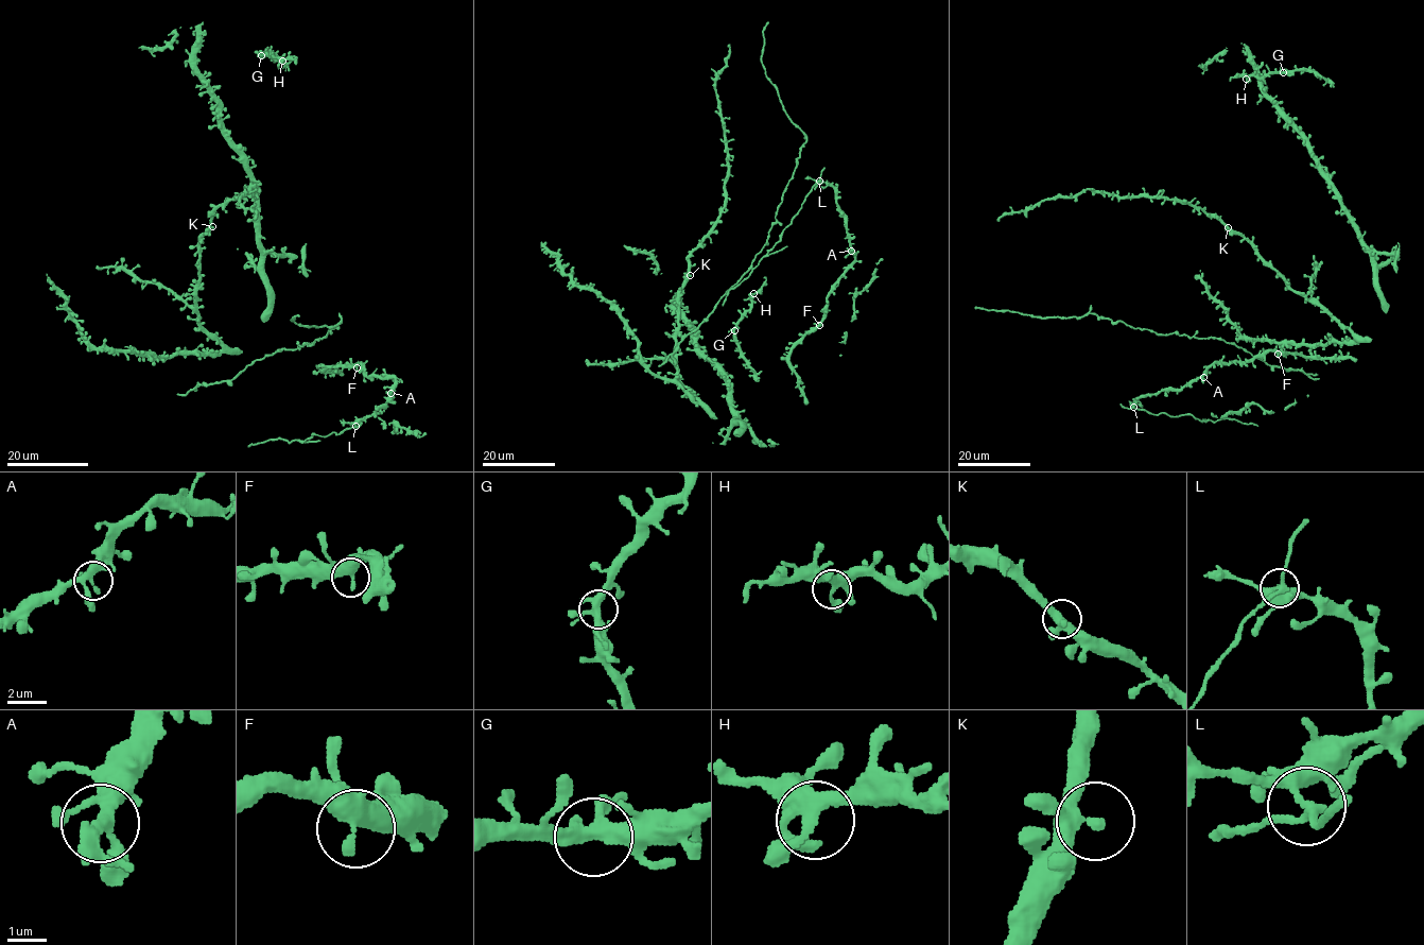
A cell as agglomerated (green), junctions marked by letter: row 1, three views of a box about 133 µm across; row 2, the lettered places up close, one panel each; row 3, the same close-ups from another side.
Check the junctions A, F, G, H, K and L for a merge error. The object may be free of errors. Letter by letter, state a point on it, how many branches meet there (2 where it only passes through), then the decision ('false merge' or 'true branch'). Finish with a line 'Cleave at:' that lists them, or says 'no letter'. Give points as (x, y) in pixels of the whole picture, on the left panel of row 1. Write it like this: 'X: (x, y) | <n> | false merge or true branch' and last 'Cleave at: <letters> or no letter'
A: (391, 393) | 4 | true branch
F: (357, 367) | 3 | true branch
G: (261, 55) | 4 | true branch
H: (282, 61) | 3 | true branch
K: (212, 226) | 3 | true branch
L: (356, 426) | 4 | false merge
Cleave at: L

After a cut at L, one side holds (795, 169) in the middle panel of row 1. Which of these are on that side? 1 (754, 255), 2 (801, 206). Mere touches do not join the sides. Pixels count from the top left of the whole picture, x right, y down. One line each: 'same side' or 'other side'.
1: same side
2: other side

